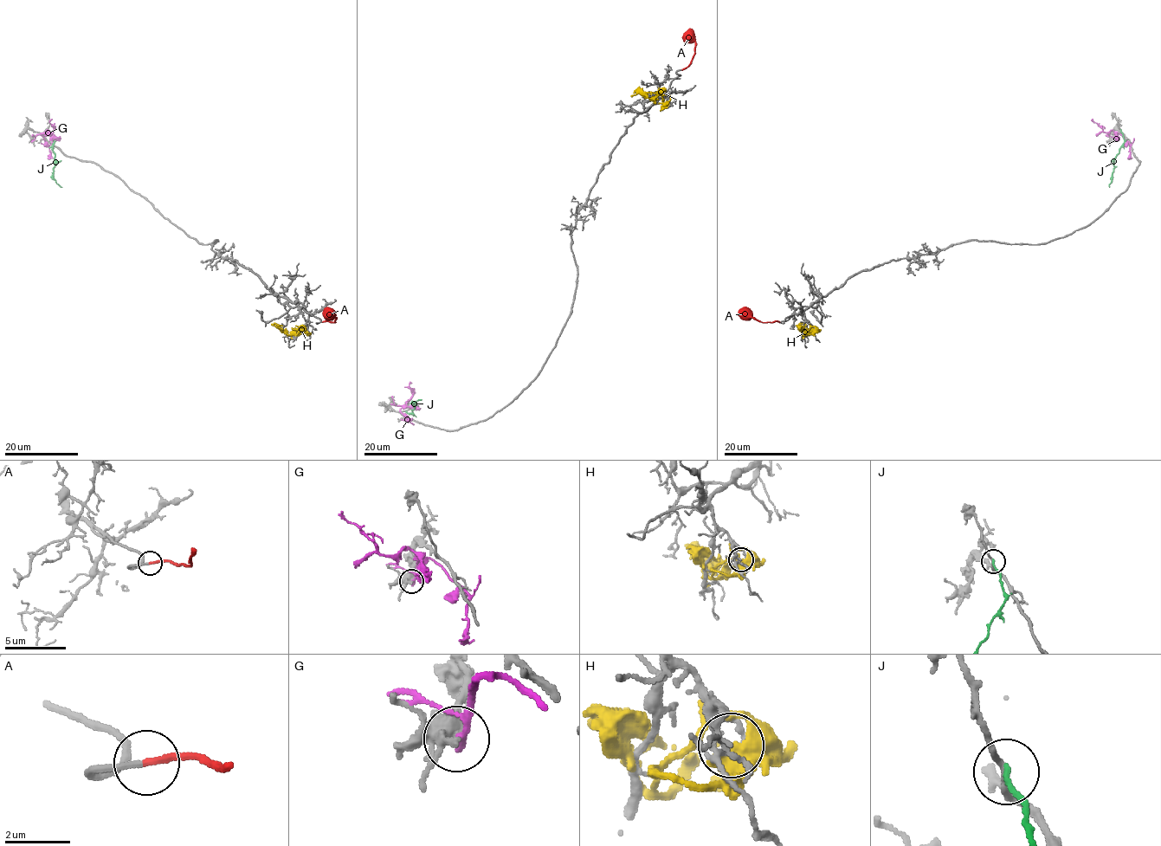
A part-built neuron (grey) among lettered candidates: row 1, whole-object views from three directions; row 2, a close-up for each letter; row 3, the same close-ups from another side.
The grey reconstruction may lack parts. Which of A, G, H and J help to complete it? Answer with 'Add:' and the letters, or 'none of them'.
Add: A

